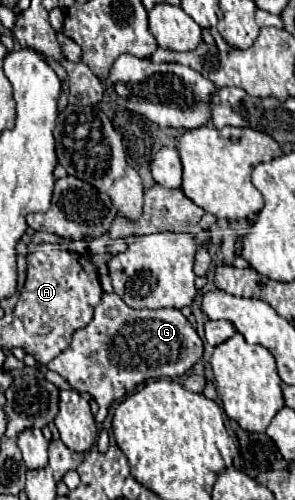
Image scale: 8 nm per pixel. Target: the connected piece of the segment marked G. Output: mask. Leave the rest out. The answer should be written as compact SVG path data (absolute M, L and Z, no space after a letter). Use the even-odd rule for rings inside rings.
M104 294L92 322L74 332L72 344L48 364L48 370L64 376L72 390L88 392L100 406L96 422L102 424L114 400L122 400L140 382L150 378L182 376L202 358L202 352L200 336L180 310L134 310L118 294ZM118 340L124 340L124 344Z

